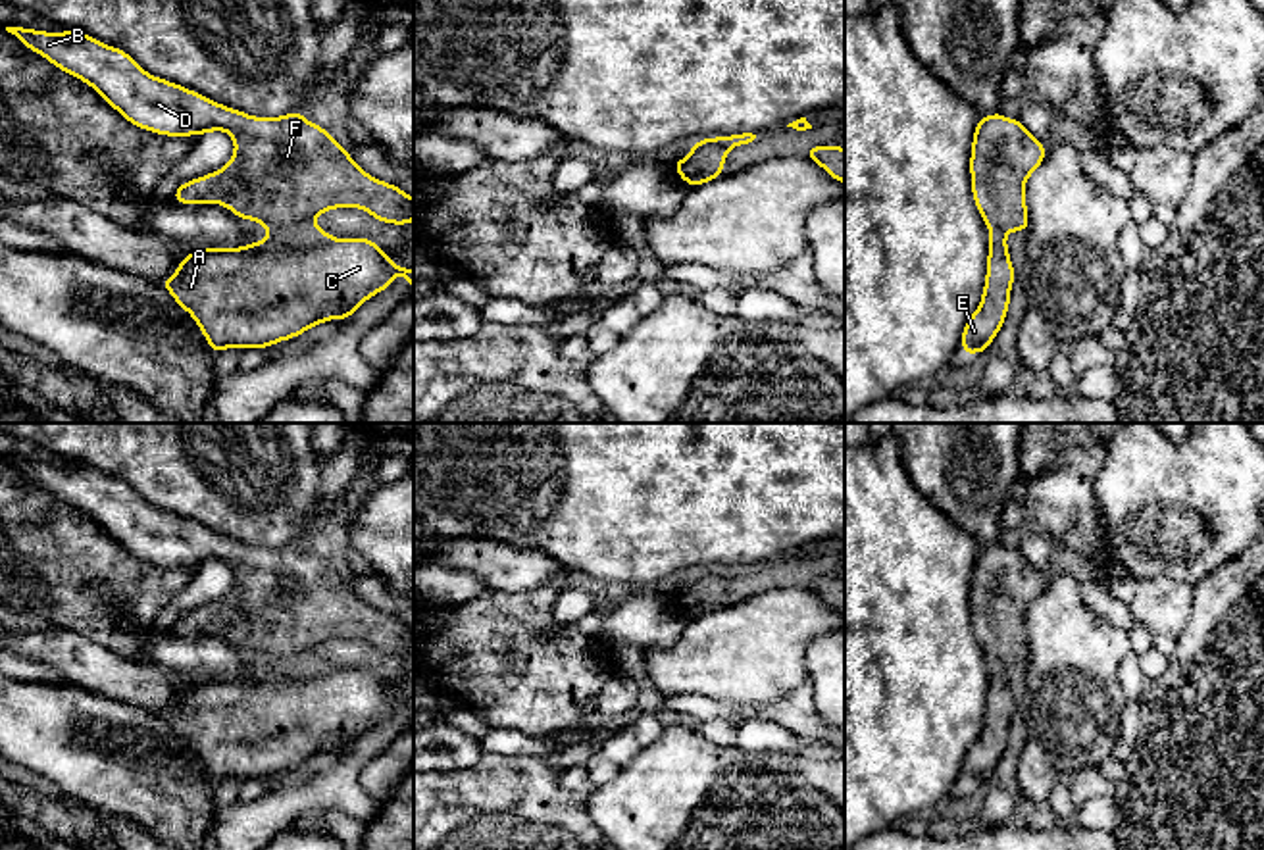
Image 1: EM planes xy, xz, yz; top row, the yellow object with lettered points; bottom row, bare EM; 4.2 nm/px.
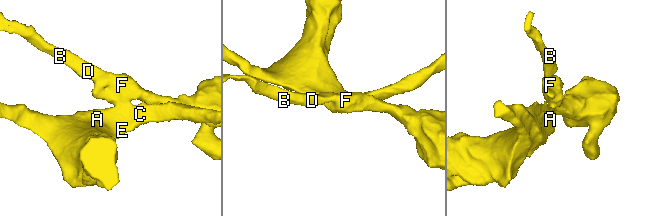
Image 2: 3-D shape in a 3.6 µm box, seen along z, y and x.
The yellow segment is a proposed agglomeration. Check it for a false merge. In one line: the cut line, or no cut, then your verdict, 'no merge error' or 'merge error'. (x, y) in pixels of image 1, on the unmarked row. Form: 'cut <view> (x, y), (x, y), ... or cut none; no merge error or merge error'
cut xy (310, 650), (270, 664); merge error

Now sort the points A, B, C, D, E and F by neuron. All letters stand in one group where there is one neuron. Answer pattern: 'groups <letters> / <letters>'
groups A C E / B D F

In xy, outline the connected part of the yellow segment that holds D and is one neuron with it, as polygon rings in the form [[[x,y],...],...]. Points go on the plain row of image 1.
[[[6,458],[29,481],[46,488],[54,498],[92,517],[131,556],[165,567],[192,567],[225,562],[235,583],[225,598],[177,617],[177,635],[221,635],[239,650],[252,650],[269,663],[337,640],[360,638],[383,656],[414,652],[414,629],[396,615],[379,612],[364,602],[352,587],[302,542],[279,548],[248,546],[177,513],[144,502],[127,483],[108,477],[79,462],[48,463]]]

